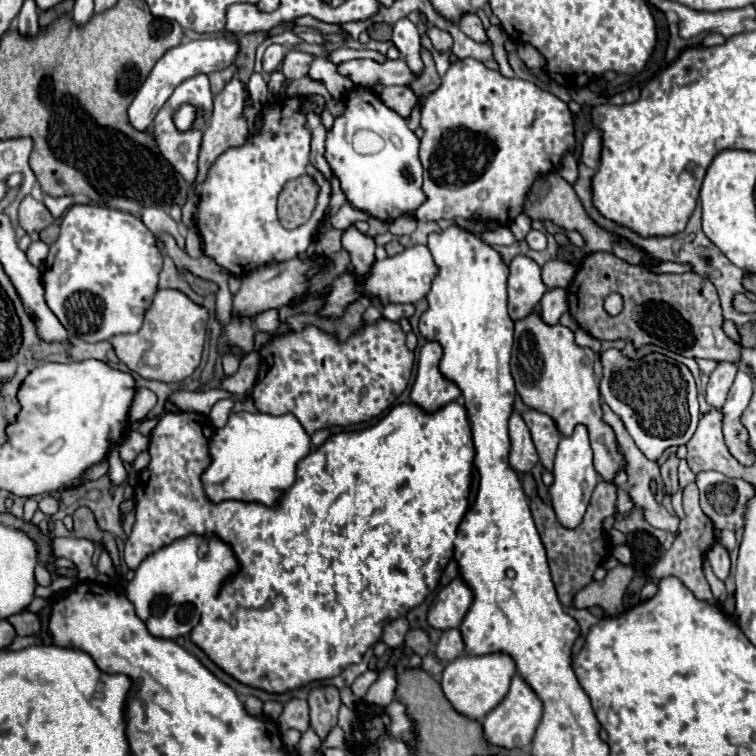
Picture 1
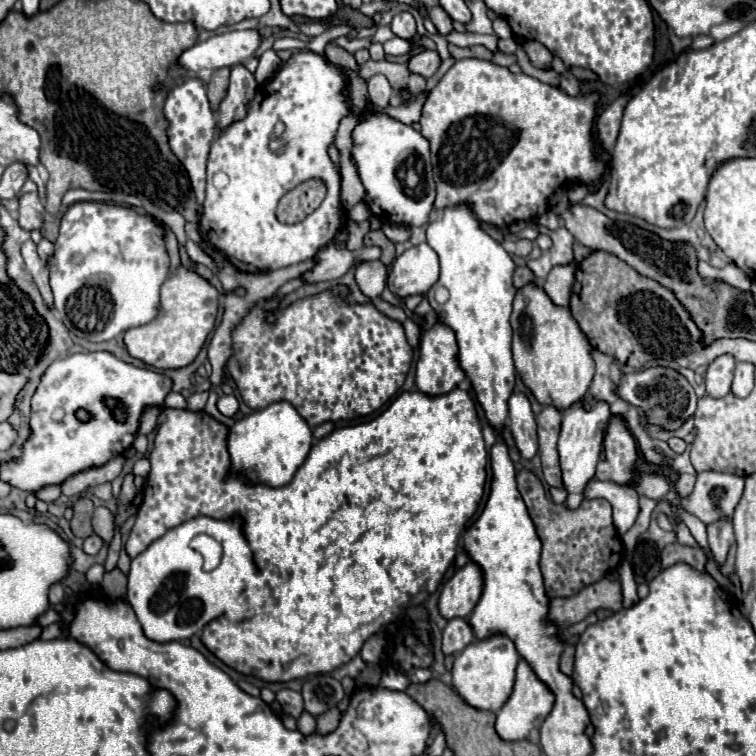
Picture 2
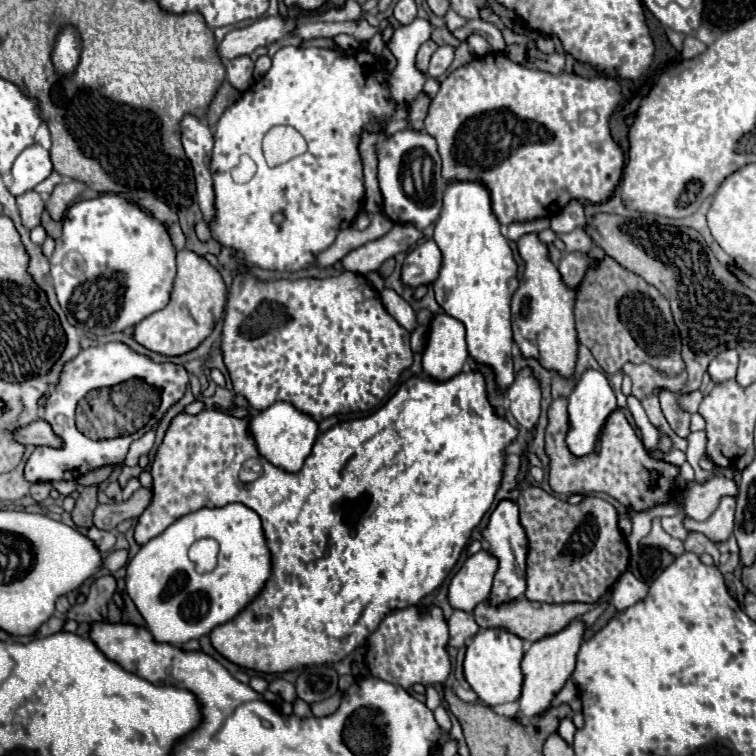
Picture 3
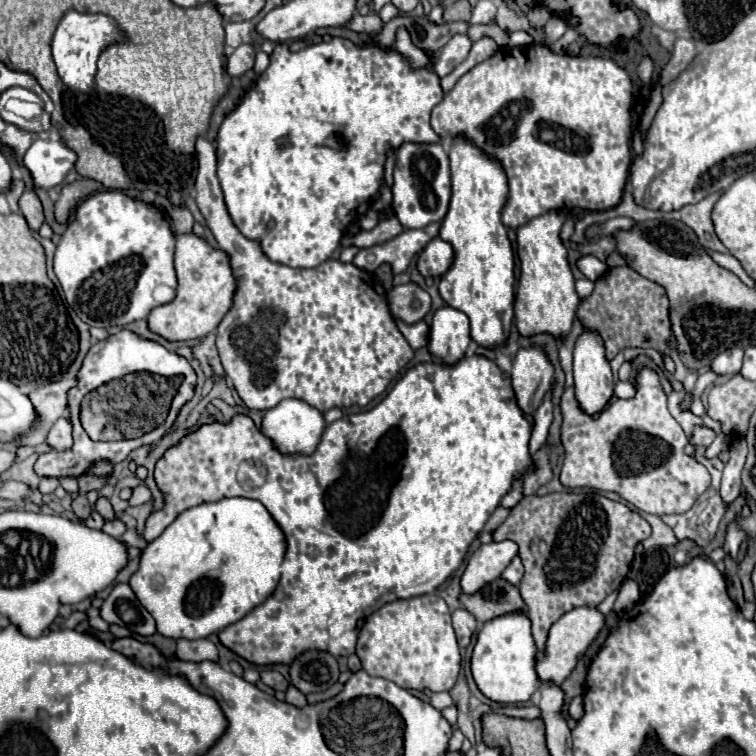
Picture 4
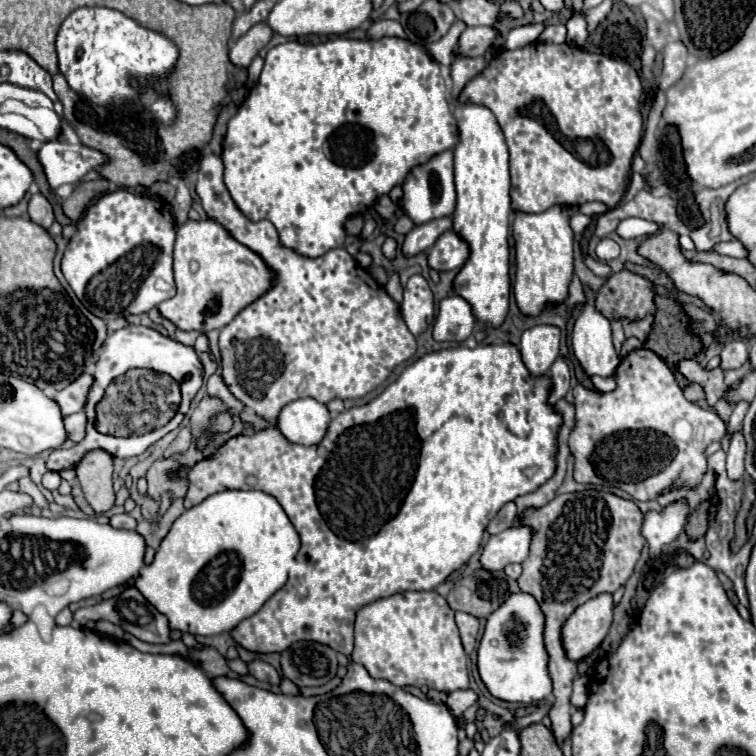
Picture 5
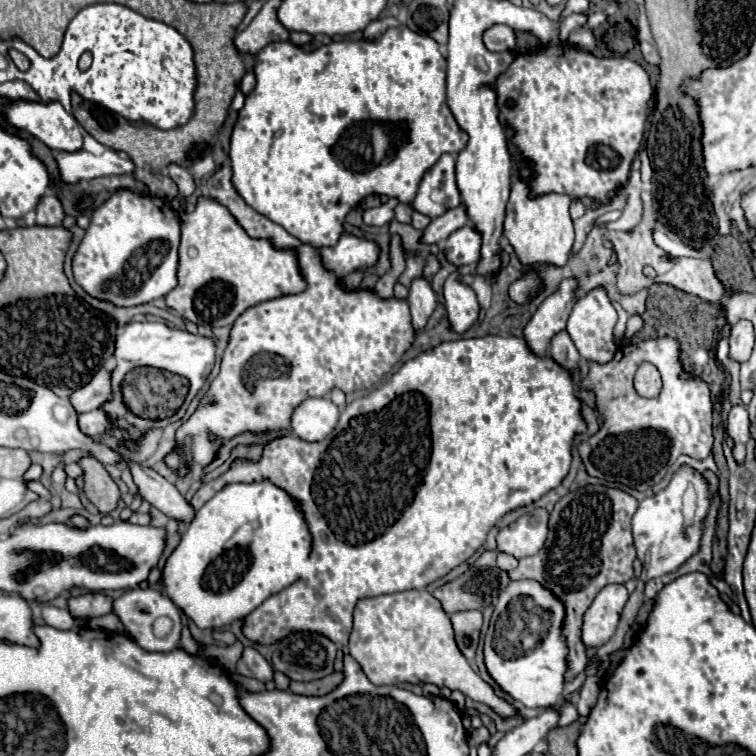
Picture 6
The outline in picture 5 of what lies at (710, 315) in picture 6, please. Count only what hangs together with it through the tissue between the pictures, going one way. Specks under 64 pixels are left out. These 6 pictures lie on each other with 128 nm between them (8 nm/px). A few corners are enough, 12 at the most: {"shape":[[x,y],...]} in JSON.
{"shape":[[656,296],[654,328],[644,348],[672,366],[694,358],[700,342],[680,306]]}

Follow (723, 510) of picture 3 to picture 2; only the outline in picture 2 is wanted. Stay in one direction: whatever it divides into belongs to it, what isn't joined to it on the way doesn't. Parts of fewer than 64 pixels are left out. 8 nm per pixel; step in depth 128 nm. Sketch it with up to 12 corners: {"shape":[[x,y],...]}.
{"shape":[[728,520],[708,526],[708,544],[718,568],[734,542]]}

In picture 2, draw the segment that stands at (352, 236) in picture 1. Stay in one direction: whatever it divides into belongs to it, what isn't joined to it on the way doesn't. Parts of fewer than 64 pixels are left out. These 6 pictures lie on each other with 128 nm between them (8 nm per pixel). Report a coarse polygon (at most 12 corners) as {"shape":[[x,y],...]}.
{"shape":[[380,260],[356,266],[356,284],[364,296],[386,288]]}

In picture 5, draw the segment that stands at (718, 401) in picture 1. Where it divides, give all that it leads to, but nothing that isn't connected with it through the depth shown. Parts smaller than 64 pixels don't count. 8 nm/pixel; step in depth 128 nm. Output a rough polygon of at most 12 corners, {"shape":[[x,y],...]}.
{"shape":[[740,340],[728,342],[720,352],[722,370],[740,368],[748,348]]}

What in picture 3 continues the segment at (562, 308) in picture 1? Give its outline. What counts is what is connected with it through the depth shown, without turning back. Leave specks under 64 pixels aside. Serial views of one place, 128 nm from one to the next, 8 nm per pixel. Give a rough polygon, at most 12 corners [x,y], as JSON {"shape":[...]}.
{"shape":[[570,252],[558,264],[564,284],[576,288],[594,260]]}

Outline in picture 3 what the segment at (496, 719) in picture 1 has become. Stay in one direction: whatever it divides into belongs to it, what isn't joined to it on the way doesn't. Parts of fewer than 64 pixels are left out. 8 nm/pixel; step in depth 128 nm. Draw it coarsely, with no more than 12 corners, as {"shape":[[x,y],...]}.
{"shape":[[584,624],[534,642],[522,658],[516,720],[550,708],[574,670]]}

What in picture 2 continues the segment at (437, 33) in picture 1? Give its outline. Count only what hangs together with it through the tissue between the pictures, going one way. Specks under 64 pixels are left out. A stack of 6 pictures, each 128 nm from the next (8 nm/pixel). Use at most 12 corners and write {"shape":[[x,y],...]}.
{"shape":[[442,8],[430,10],[440,36],[452,32],[452,20]]}

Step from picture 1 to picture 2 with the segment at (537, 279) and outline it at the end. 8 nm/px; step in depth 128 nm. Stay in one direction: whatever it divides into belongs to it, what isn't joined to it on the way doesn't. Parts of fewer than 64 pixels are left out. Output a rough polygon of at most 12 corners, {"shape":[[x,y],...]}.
{"shape":[[528,266],[514,270],[514,286],[534,284],[536,276]]}

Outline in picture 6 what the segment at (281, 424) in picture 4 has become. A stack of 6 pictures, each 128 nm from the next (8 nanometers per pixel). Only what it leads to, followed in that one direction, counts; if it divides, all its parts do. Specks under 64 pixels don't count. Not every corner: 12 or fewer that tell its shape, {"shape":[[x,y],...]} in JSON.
{"shape":[[306,398],[292,414],[290,430],[324,440],[338,422],[328,398]]}

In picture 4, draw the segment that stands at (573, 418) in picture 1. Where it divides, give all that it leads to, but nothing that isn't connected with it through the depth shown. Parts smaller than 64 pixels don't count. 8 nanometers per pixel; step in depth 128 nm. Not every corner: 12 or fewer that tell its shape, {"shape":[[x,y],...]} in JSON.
{"shape":[[562,212],[518,228],[514,318],[564,340],[580,298]]}

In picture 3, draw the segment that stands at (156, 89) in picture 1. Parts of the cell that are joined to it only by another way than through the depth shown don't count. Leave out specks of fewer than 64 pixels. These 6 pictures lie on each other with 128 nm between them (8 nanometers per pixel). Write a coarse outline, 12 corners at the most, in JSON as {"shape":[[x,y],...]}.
{"shape":[[262,18],[236,28],[216,46],[220,60],[250,56],[294,28],[294,20]]}

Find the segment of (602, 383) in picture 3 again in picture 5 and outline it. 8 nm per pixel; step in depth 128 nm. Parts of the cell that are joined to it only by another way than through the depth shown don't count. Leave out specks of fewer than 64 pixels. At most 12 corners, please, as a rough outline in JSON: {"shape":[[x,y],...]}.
{"shape":[[588,300],[572,352],[588,378],[612,378],[612,326]]}

